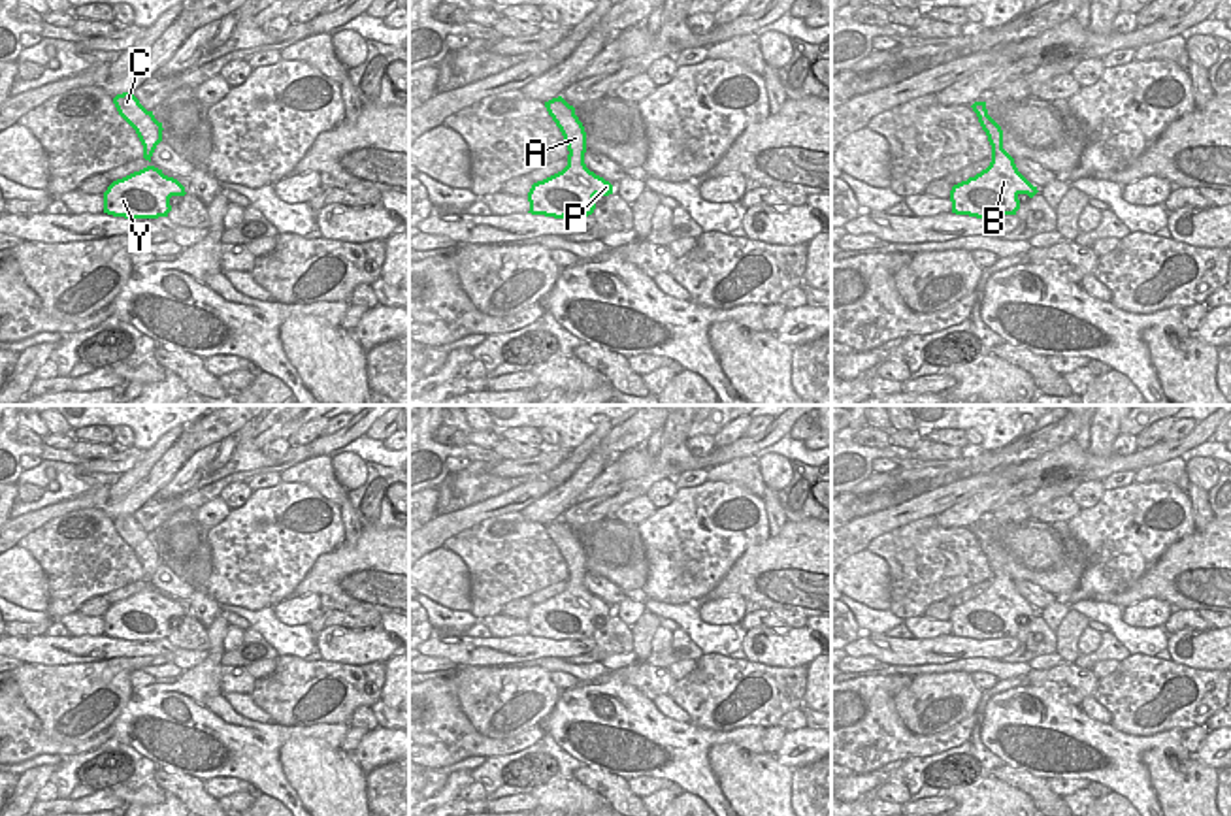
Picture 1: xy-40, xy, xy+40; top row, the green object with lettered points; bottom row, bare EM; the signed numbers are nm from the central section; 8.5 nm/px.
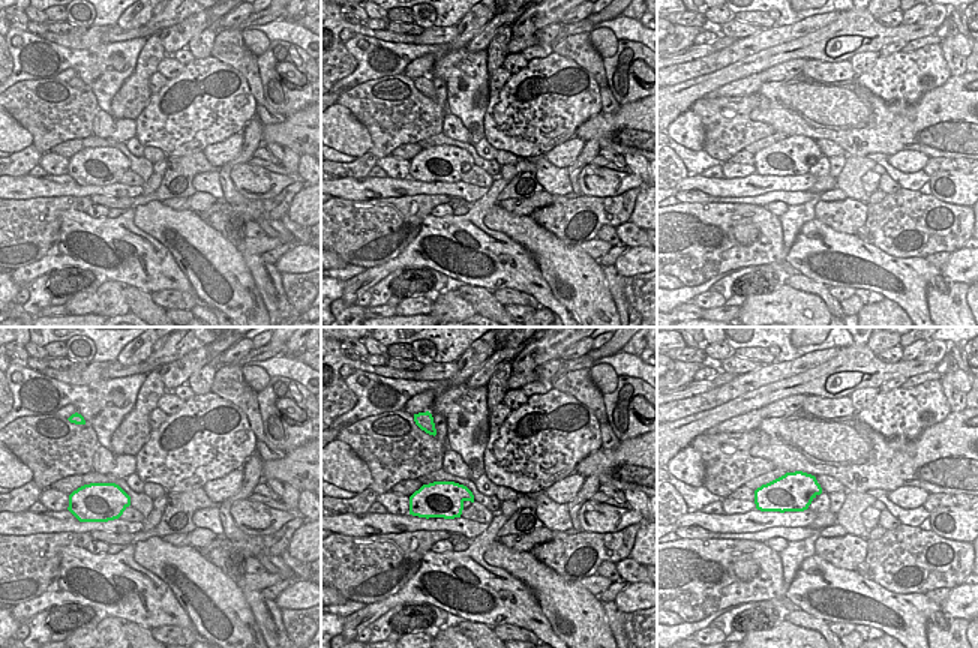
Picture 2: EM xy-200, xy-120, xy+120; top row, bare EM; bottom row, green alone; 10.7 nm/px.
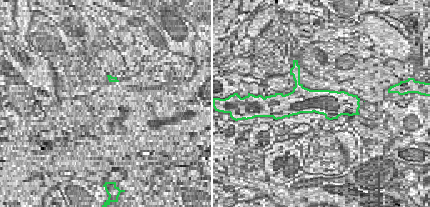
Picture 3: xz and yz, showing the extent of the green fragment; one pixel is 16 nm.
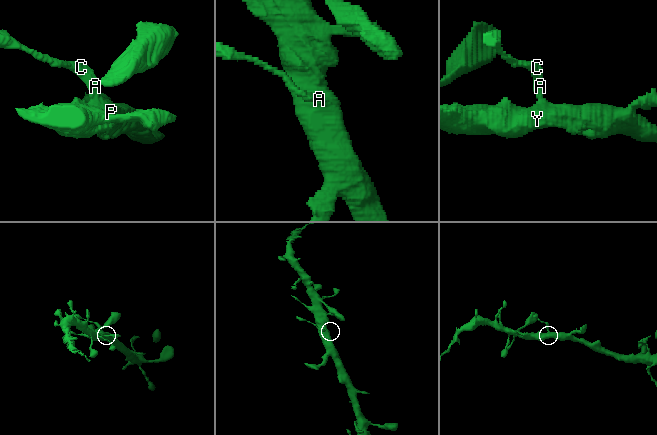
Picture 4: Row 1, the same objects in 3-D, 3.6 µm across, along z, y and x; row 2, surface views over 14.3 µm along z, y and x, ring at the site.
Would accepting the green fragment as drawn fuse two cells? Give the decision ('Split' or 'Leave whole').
Leave whole

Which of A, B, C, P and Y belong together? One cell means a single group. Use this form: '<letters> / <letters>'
A B C P Y

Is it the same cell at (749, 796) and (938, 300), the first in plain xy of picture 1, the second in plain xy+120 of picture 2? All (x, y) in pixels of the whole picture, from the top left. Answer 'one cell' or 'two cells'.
one cell

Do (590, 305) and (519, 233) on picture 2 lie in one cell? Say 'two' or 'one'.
one

